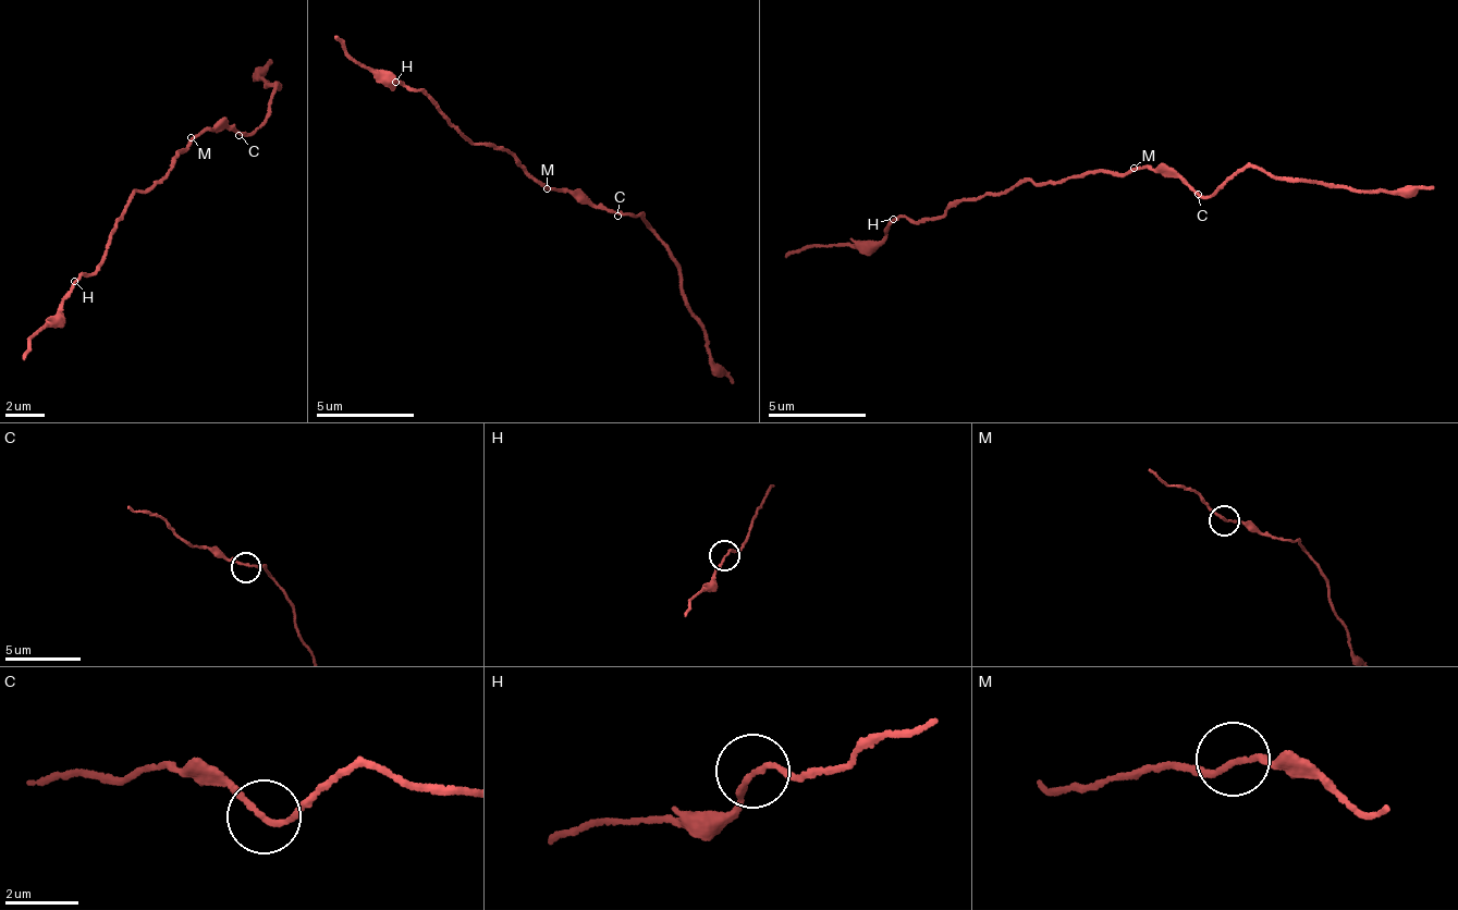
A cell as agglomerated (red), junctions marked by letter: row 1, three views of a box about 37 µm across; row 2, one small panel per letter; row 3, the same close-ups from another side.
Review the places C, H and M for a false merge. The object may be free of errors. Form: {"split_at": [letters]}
{"split_at": []}

